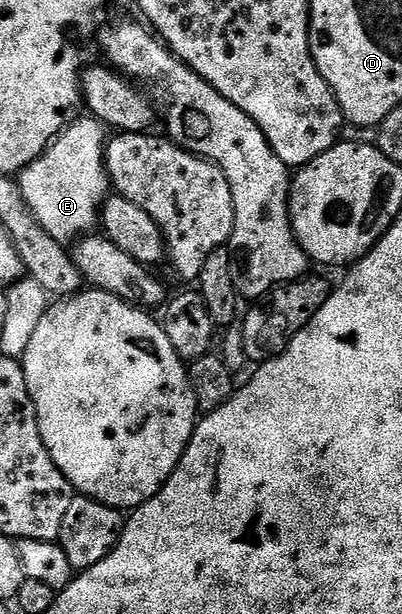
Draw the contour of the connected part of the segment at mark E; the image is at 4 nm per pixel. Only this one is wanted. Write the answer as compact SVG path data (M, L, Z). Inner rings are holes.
M92 115L78 116L77 120L70 121L56 137L49 143L48 149L39 159L35 159L19 174L21 194L29 213L51 235L54 241L73 243L86 236L92 225L96 226L99 214L106 198L111 193L109 173L105 170L105 147L107 144L107 126L98 117Z

